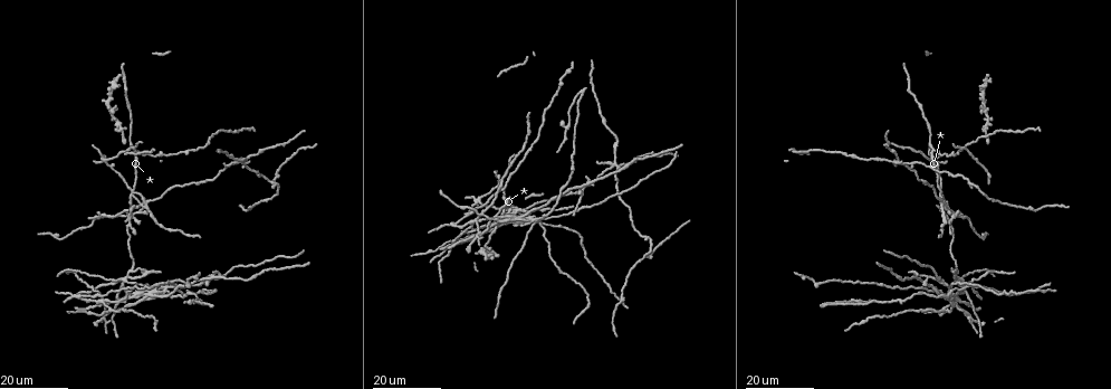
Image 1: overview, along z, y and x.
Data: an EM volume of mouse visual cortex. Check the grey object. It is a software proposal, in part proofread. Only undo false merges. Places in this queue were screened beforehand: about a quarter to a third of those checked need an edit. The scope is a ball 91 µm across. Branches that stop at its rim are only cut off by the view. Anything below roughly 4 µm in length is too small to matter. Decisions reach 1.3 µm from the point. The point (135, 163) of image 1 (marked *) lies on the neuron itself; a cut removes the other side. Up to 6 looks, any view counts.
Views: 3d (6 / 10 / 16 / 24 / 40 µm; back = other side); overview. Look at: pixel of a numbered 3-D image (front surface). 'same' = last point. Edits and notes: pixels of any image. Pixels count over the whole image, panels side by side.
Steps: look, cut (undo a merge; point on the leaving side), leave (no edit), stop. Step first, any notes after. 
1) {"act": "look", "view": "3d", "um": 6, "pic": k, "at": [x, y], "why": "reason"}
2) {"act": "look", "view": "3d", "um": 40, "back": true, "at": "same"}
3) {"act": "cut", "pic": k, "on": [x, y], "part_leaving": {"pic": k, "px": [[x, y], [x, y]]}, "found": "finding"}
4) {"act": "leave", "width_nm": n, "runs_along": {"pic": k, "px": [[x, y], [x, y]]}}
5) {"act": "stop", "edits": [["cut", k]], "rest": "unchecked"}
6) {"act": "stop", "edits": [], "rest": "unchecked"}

{"act": "look", "view": "3d", "um": 16, "pic": 1, "at": [126, 280]}

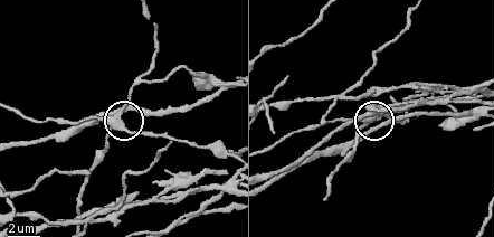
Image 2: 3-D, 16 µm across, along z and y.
{"act": "look", "view": "3d", "um": 6, "pic": 2, "at": [117, 117]}

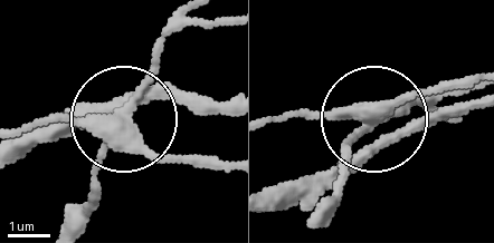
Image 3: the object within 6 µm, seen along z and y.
{"act": "cut", "pic": 3, "on": [158, 162], "width_nm": 390, "part_leaving": {"pic": 3, "px": [[115, 127], [165, 155], [229, 166]]}, "found": "a second neuron is stuck on"}

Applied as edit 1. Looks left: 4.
{"act": "look", "view": "overview"}

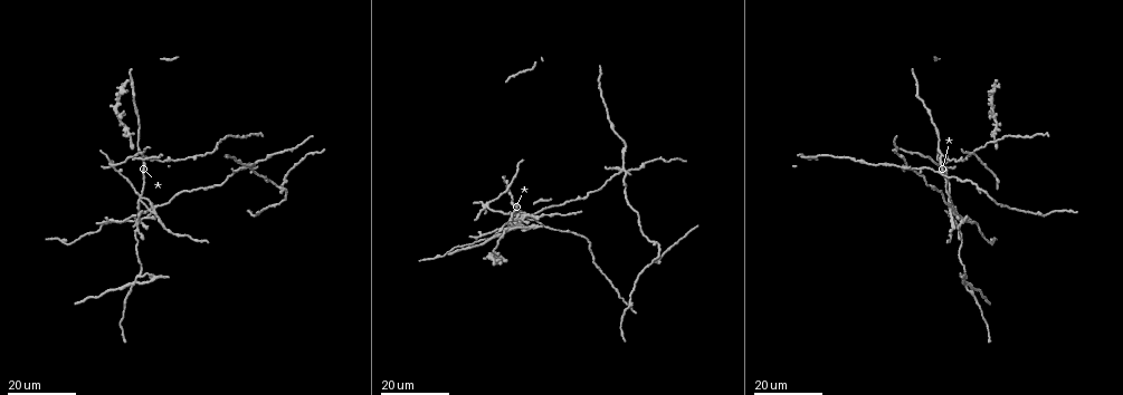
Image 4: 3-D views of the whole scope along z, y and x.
{"act": "look", "view": "3d", "um": 16, "pic": 4, "at": [138, 196], "why": "four or more arms meet"}

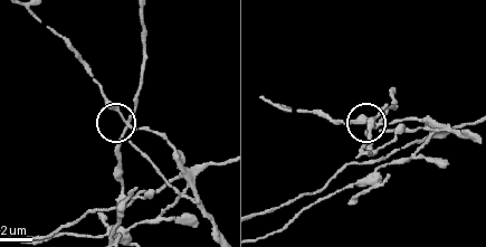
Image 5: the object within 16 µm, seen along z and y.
{"act": "look", "view": "3d", "um": 6, "pic": 5, "at": [126, 120], "why": "zoom in"}

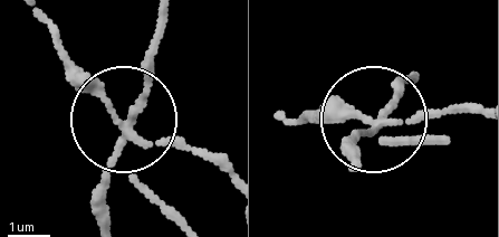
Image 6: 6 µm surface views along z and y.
{"act": "cut", "pic": 6, "on": [332, 116], "side_arm_um": 34, "arms": 4, "found": "a second neuron is stuck on"}

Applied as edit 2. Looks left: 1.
{"act": "stop", "edits": [["cut", 3], ["cut", 6]], "rest": "unchecked"}

